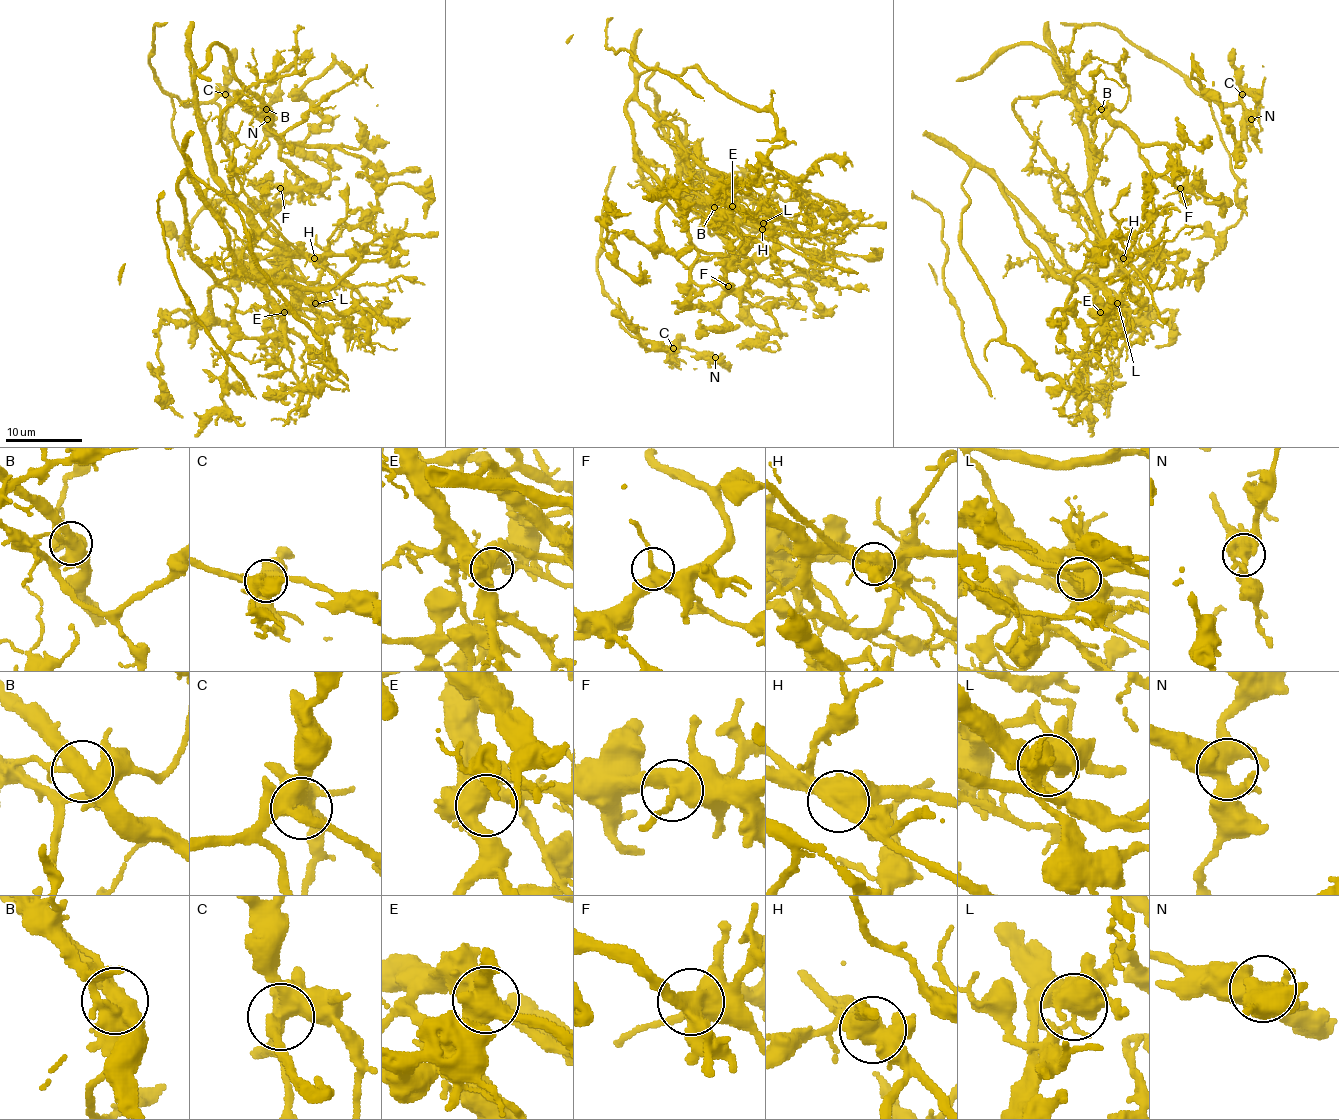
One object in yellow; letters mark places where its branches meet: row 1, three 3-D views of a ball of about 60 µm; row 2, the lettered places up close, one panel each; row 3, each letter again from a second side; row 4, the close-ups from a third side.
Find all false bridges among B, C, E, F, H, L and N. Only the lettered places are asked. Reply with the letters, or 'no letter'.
B, H, L

